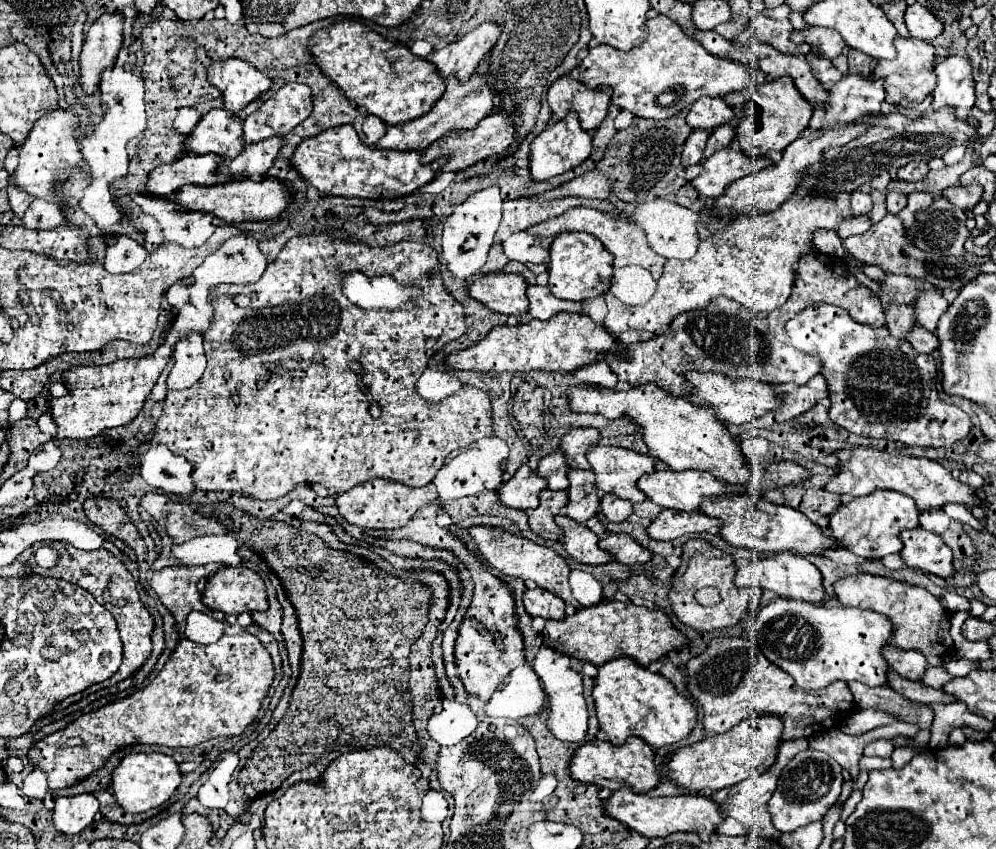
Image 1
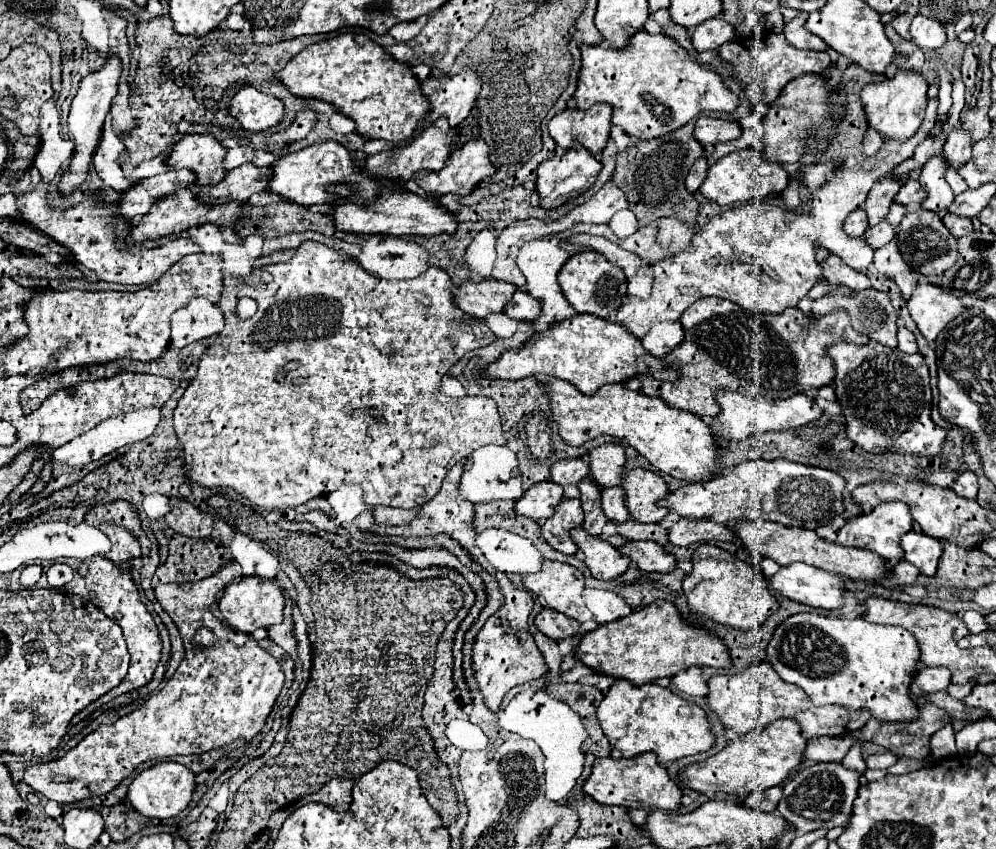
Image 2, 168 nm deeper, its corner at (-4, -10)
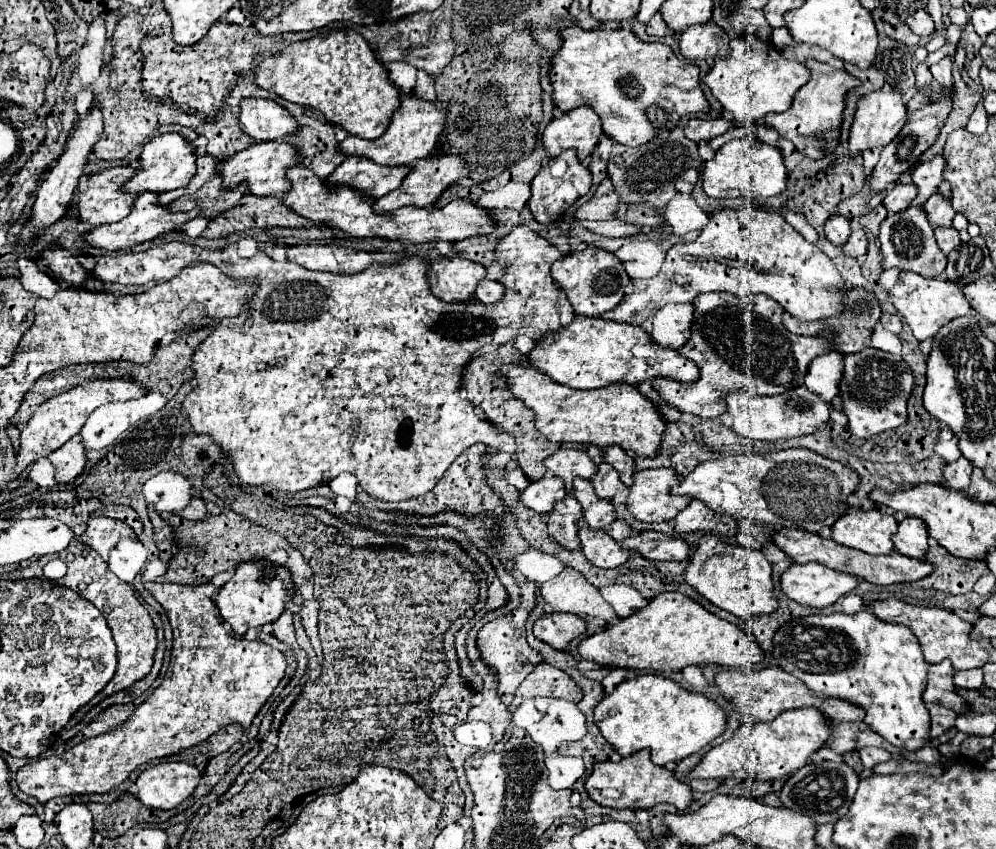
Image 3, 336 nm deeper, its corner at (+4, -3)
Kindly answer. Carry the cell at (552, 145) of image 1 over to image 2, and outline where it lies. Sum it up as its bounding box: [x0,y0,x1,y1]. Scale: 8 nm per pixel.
[536,141,602,209]

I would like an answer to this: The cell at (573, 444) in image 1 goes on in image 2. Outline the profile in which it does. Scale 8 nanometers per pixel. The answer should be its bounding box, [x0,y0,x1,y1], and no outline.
[588,443,624,487]

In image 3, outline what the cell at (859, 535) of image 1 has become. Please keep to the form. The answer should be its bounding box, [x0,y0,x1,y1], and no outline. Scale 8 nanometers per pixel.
[832,508,896,556]

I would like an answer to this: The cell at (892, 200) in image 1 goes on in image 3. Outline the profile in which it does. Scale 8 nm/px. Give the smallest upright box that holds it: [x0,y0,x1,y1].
[842,228,868,258]

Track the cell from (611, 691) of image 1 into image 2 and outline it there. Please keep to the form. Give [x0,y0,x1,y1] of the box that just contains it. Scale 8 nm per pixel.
[598,679,714,765]

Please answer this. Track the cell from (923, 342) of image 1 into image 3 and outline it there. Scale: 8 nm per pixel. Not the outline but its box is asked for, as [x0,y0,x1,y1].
[880,314,902,334]

